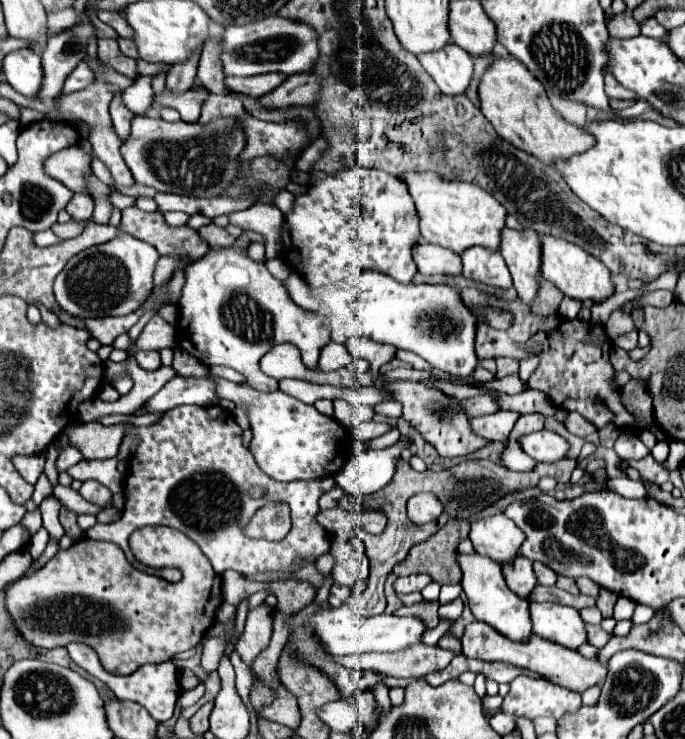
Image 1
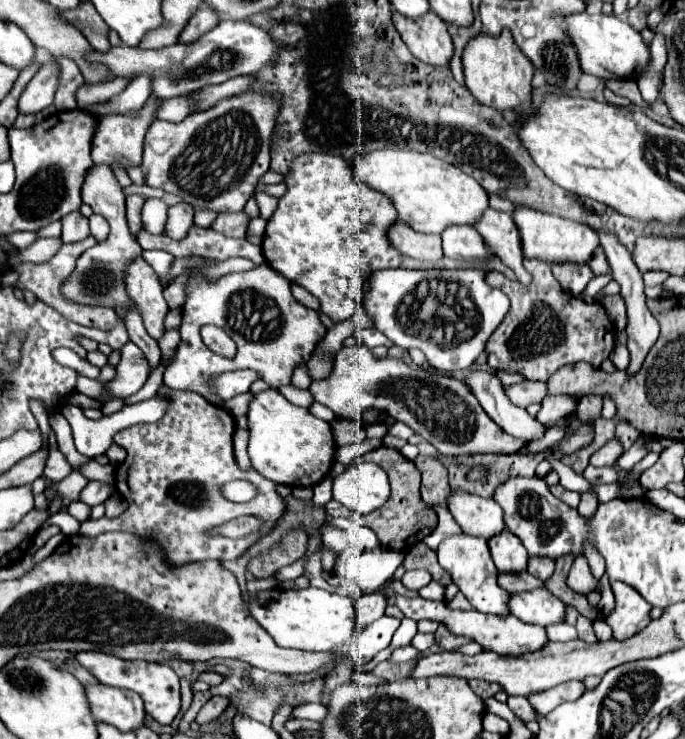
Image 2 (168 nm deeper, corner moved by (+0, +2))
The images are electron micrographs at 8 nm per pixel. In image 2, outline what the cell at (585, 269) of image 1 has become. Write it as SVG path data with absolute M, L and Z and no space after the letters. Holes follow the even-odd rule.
M517 204L513 210L513 220L521 234L521 250L527 258L539 258L545 262L581 262L587 264L599 246L597 232L587 224L539 212L535 208Z

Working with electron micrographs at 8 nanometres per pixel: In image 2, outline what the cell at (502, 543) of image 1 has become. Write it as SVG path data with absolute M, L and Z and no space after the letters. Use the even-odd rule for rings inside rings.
M451 490L447 508L463 532L489 538L495 536L493 532L501 532L505 528L503 510L493 498L481 498L463 490Z

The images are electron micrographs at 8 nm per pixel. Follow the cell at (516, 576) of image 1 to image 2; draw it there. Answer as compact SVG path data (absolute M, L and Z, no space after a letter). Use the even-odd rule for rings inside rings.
M503 530L495 536L491 536L487 540L489 544L489 550L491 550L491 556L493 556L493 562L497 566L499 572L523 572L527 570L527 550L525 546L521 544L521 540Z

